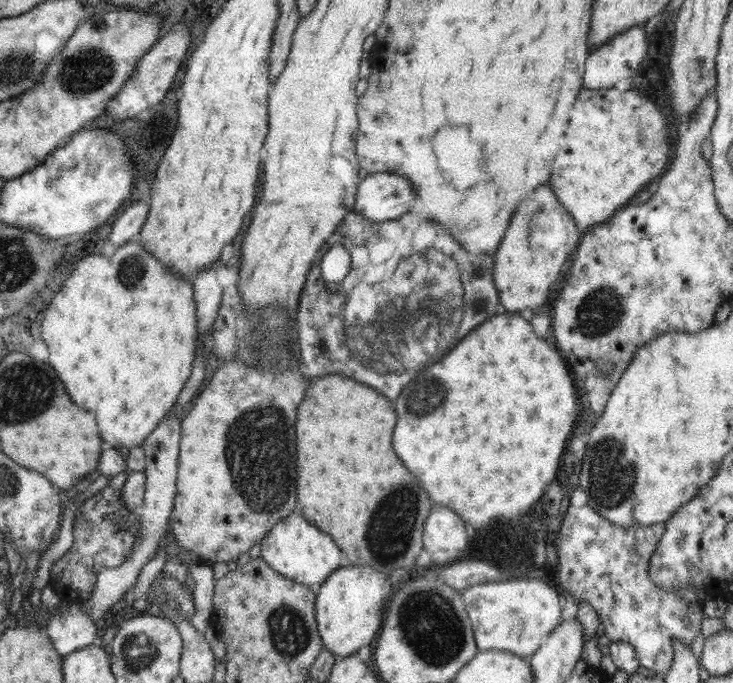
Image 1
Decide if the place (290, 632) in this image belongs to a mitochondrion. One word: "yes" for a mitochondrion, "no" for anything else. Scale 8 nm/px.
yes

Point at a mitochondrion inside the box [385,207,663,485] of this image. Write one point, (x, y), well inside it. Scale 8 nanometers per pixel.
(601, 311)

